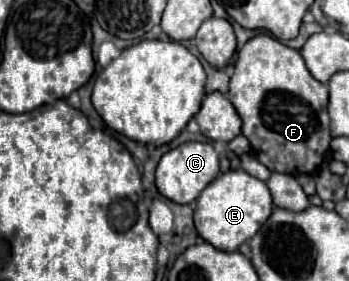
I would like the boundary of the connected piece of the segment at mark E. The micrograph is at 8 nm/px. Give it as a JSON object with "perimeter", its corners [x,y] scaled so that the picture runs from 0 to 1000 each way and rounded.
{"perimeter":[[[696,598],[656,605],[645,619],[628,619],[564,705],[559,740],[559,811],[570,840],[633,890],[679,890],[702,854],[725,847],[731,826],[759,797],[782,747],[777,683],[765,655],[719,619],[708,619]]]}

